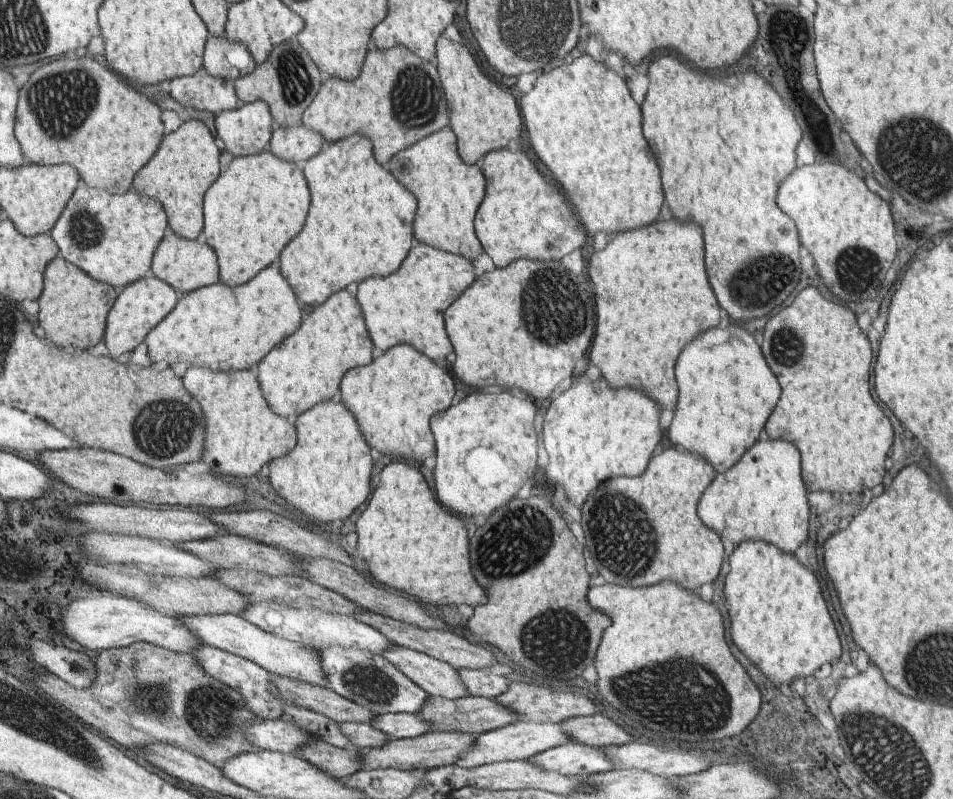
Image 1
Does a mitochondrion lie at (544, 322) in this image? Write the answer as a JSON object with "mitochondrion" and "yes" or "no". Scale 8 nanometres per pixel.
{"mitochondrion":"yes"}

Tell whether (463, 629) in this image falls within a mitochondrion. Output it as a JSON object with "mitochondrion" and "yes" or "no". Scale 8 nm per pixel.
{"mitochondrion":"no"}

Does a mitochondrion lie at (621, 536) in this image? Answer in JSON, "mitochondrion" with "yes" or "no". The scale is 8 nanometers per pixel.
{"mitochondrion":"yes"}

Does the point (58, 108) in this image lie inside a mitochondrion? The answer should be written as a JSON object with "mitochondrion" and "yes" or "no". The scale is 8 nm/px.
{"mitochondrion":"yes"}

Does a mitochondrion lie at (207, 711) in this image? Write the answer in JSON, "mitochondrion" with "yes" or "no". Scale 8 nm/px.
{"mitochondrion":"yes"}

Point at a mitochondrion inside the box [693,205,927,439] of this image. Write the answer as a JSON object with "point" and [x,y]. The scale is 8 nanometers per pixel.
{"point":[757,284]}

